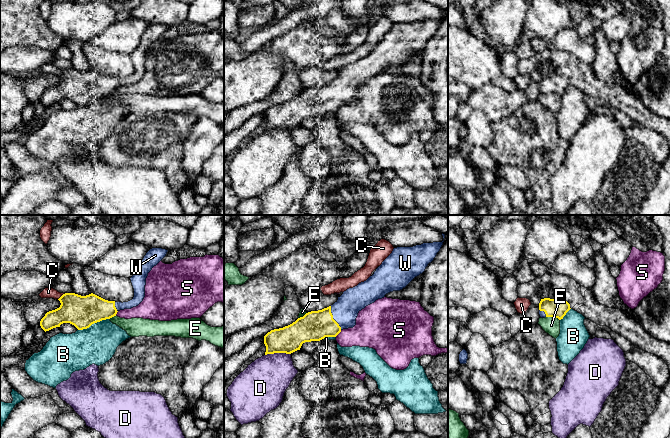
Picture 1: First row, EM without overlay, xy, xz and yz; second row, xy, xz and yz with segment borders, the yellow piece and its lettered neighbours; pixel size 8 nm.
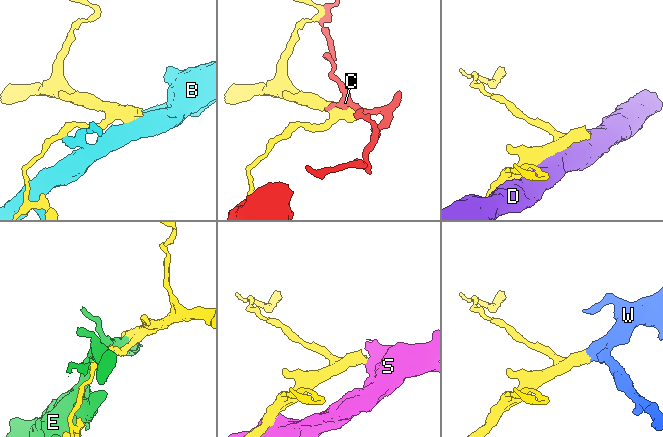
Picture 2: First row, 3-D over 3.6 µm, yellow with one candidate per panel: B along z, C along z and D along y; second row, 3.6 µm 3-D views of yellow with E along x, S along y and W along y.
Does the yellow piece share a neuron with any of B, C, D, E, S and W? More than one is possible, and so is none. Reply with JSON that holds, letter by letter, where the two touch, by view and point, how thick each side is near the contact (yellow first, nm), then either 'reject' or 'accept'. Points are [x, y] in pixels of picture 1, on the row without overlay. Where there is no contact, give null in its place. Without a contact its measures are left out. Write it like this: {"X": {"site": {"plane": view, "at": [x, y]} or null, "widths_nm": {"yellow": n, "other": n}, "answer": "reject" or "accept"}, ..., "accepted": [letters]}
{"B": {"site": {"plane": "xy", "at": [93, 99]}, "widths_nm": {"yellow": 260, "other": 300}, "answer": "reject"}, "C": {"site": {"plane": "xy", "at": [61, 72]}, "widths_nm": {"yellow": 260, "other": 80}, "answer": "reject"}, "D": {"site": {"plane": "xz", "at": [277, 128]}, "widths_nm": {"yellow": 220, "other": 360}, "answer": "reject"}, "E": {"site": {"plane": "yz", "at": [553, 92]}, "widths_nm": {"yellow": 140, "other": 140}, "answer": "reject"}, "S": {"site": {"plane": "xz", "at": [338, 109]}, "widths_nm": {"yellow": 240, "other": 260}, "answer": "reject"}, "W": {"site": {"plane": "xz", "at": [332, 94]}, "widths_nm": {"yellow": 240, "other": 200}, "answer": "accept"}, "accepted": ["W"]}

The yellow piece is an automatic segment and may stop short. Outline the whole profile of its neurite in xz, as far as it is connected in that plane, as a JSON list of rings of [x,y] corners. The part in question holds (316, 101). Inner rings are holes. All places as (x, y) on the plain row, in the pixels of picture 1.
[[[445,10],[442,12],[442,18],[394,24],[372,52],[344,67],[333,81],[268,108],[264,112],[265,131],[291,130],[305,118],[336,113],[343,105],[353,104],[362,85],[390,68],[402,66],[425,47],[443,21]]]

